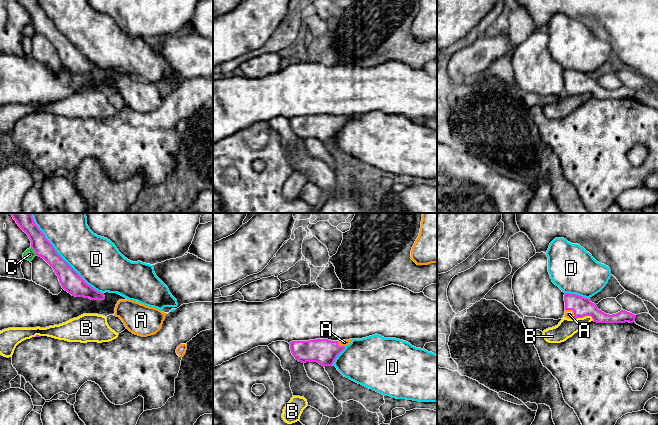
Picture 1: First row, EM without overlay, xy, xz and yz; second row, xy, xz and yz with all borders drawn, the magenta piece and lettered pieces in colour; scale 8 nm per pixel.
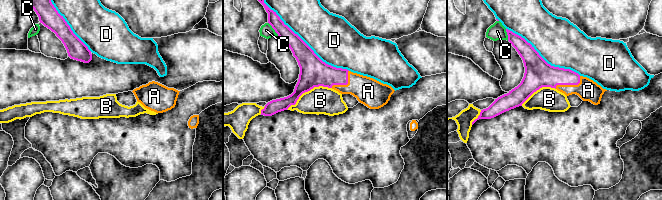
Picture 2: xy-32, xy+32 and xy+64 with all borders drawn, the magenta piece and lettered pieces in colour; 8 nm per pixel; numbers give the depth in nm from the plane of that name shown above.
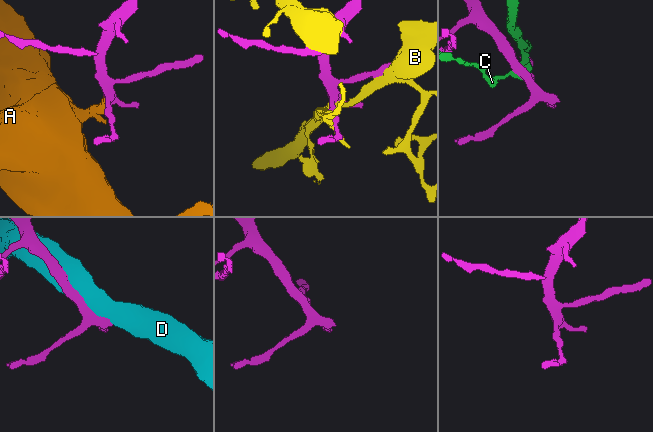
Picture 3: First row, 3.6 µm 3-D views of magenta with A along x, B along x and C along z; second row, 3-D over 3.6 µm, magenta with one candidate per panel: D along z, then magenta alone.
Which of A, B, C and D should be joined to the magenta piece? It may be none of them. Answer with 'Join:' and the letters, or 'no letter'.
Join: A

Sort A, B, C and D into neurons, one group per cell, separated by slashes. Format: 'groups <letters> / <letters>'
groups A / B / C / D

